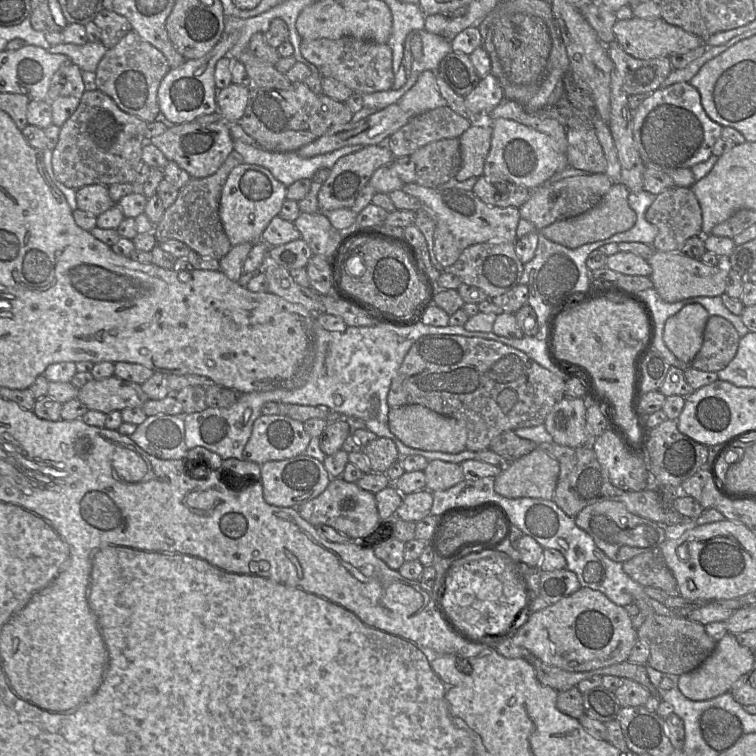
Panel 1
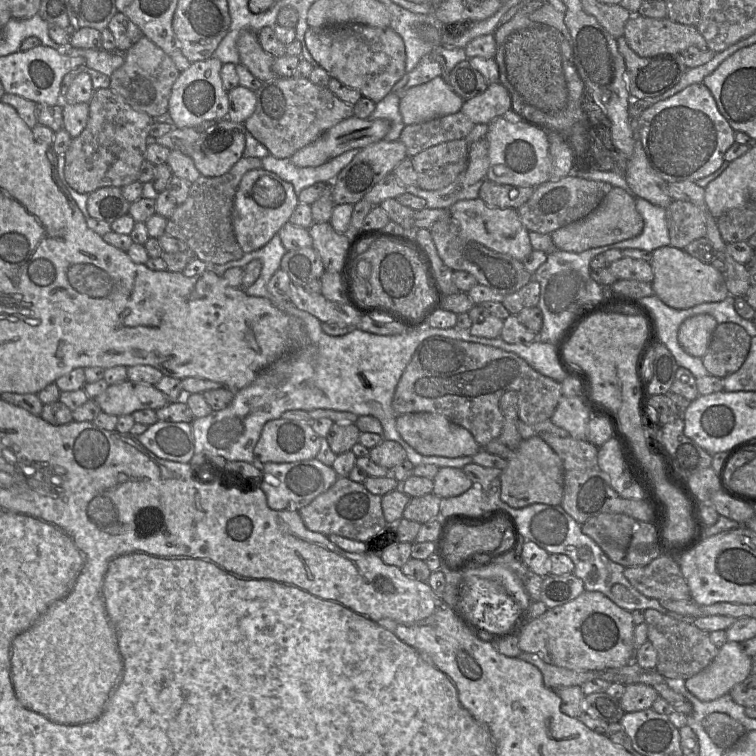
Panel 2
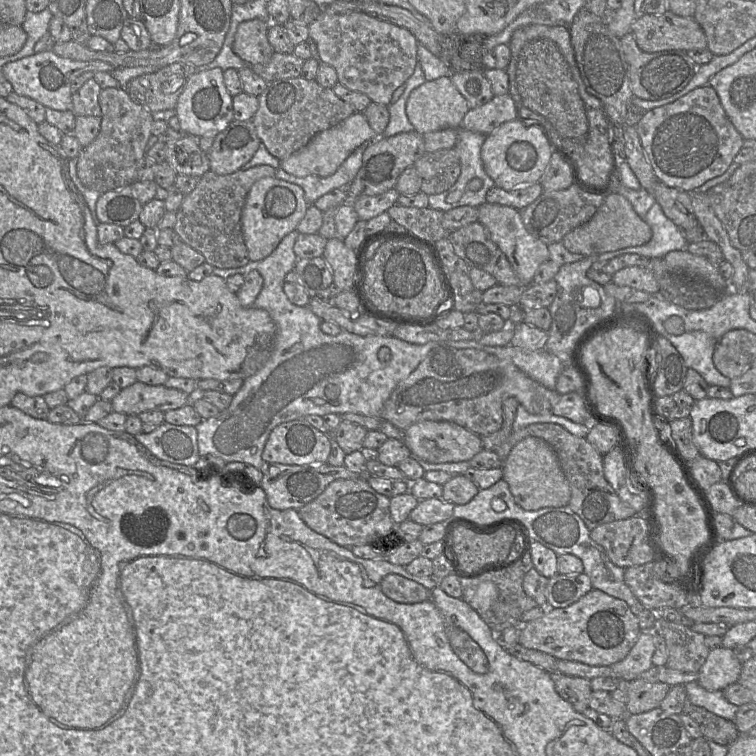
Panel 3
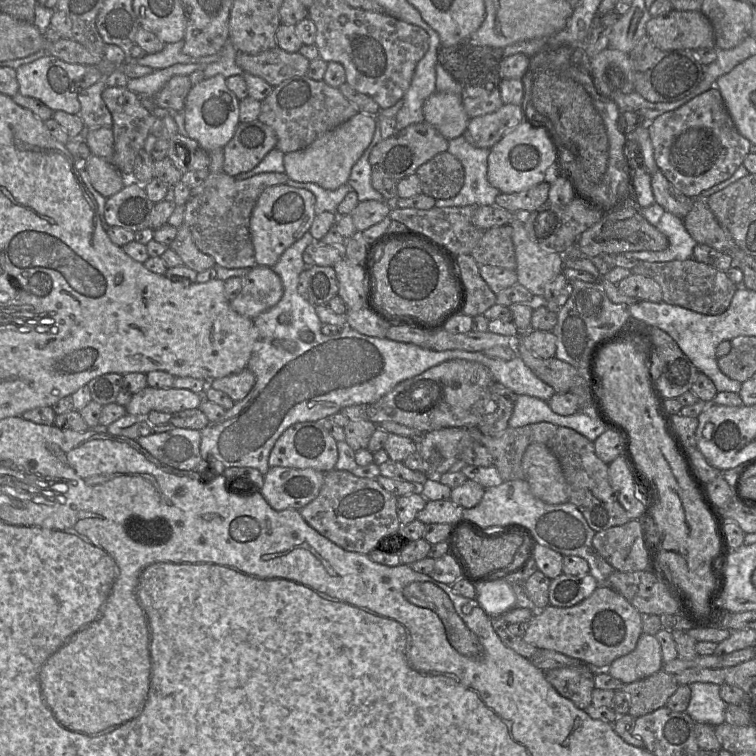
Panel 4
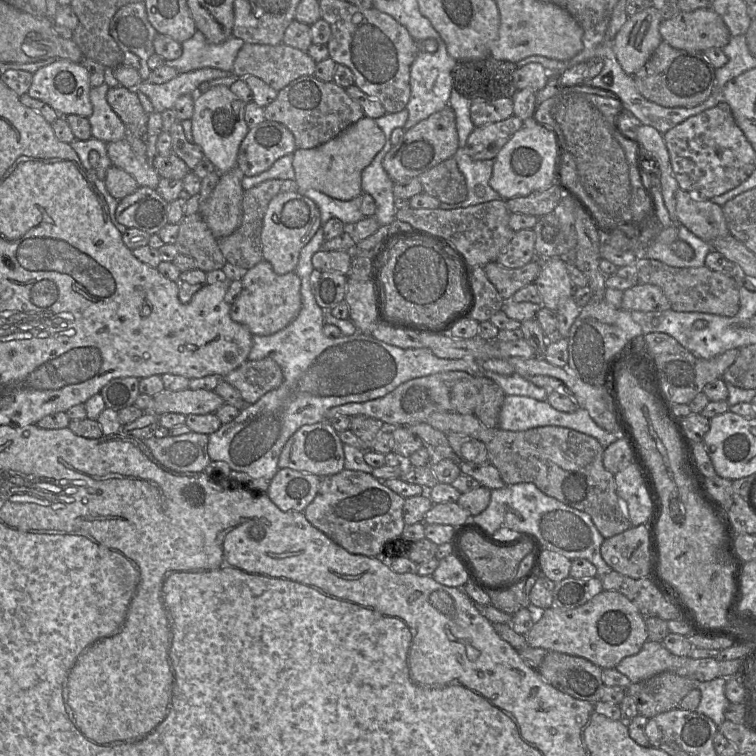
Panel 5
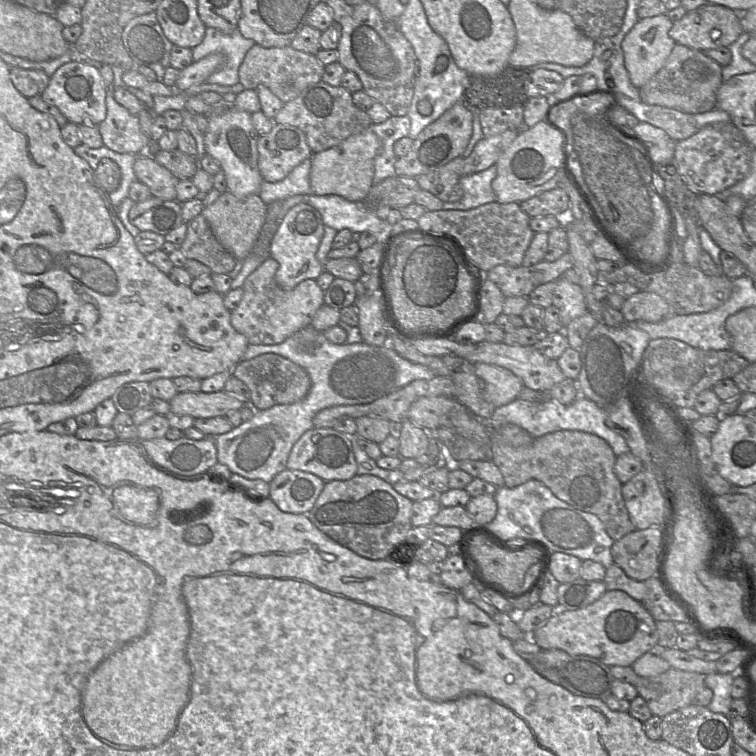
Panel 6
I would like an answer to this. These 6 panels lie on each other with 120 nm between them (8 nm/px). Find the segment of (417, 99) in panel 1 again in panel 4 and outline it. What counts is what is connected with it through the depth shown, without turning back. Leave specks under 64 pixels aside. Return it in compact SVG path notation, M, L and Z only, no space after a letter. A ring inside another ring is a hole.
M451 92L432 94L423 105L423 115L448 140L463 135L470 119L462 95Z

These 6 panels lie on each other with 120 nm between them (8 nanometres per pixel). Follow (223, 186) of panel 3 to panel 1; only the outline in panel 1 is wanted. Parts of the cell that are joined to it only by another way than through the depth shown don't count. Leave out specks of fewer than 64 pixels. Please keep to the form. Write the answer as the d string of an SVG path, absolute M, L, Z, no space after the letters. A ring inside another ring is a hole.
M233 150L214 174L206 178L191 179L180 189L175 202L165 210L161 221L155 226L153 234L157 244L173 239L184 243L205 258L216 260L223 258L231 250L232 245L219 215L221 192L230 172L243 163L242 156Z

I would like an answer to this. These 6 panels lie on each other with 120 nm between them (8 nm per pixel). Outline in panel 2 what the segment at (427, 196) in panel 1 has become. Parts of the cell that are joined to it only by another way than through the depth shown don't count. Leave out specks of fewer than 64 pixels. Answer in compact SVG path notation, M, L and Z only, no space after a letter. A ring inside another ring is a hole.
M482 199L459 200L449 208L450 216L458 222L461 237L478 242L498 253L506 254L523 263L533 251L529 231L522 224L514 208L488 206Z

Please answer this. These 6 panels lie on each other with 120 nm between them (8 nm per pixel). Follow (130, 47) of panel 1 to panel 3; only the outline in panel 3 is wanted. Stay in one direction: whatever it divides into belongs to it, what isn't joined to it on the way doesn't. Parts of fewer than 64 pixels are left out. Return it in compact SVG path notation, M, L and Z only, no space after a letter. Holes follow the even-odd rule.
M173 63L160 68L154 73L144 74L134 78L125 85L125 90L133 100L144 106L150 112L158 112L175 109L186 81L187 76L184 72L183 64Z

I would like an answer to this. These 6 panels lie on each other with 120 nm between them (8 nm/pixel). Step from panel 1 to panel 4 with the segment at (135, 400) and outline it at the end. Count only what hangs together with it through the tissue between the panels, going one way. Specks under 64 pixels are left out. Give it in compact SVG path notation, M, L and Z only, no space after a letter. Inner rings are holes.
M147 386L133 394L125 408L129 414L145 418L152 411L175 414L182 410L200 408L203 401L203 394L189 389Z

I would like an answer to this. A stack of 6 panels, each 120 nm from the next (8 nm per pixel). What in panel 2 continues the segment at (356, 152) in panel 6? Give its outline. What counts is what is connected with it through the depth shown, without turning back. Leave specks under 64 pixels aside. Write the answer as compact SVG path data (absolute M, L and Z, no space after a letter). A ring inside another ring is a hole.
M353 115L298 150L290 160L298 167L317 167L348 150L362 149L384 140L390 127L390 122L385 119L368 120Z

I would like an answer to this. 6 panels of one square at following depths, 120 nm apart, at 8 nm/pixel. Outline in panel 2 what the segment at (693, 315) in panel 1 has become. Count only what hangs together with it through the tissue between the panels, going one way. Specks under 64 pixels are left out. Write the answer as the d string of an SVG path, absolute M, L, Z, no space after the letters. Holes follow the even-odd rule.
M708 314L689 317L678 329L678 342L687 354L702 358L707 352L717 325L714 317Z

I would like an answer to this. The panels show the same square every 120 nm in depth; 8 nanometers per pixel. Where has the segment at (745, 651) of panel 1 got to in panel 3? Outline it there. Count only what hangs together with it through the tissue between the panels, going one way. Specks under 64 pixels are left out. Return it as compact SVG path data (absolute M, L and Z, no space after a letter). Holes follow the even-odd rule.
M714 648L710 650L699 670L697 682L708 691L722 691L730 684L738 682L741 669L742 663L733 649Z

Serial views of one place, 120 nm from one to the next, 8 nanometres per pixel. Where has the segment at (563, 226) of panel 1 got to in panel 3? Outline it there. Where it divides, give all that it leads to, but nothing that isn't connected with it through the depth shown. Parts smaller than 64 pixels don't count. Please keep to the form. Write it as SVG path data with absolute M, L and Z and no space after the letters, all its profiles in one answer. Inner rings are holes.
M611 192L605 195L603 204L594 216L566 234L561 243L572 253L591 256L622 248L641 246L649 242L651 238L650 226L639 217L631 203L621 194Z

